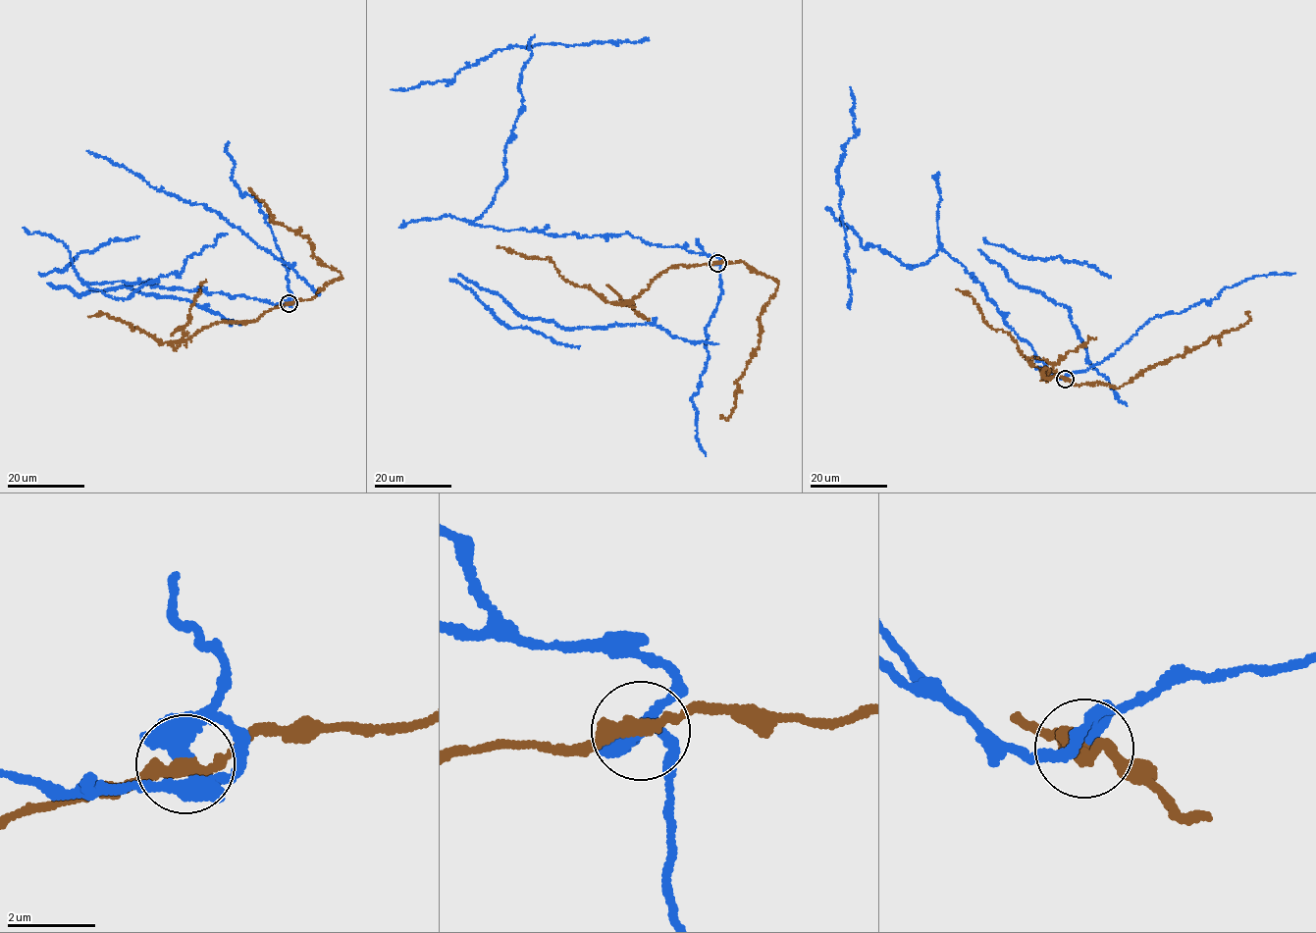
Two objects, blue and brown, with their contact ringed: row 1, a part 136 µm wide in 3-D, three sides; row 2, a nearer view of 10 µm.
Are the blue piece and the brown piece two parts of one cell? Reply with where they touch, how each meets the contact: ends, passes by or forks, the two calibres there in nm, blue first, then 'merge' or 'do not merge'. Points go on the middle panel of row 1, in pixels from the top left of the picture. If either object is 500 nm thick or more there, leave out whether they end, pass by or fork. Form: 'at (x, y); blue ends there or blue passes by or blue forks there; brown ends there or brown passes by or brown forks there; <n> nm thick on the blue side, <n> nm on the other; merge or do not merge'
at (717, 263); blue ends there; brown passes by; 440 nm thick on the blue side, 300 nm on the other; do not merge

